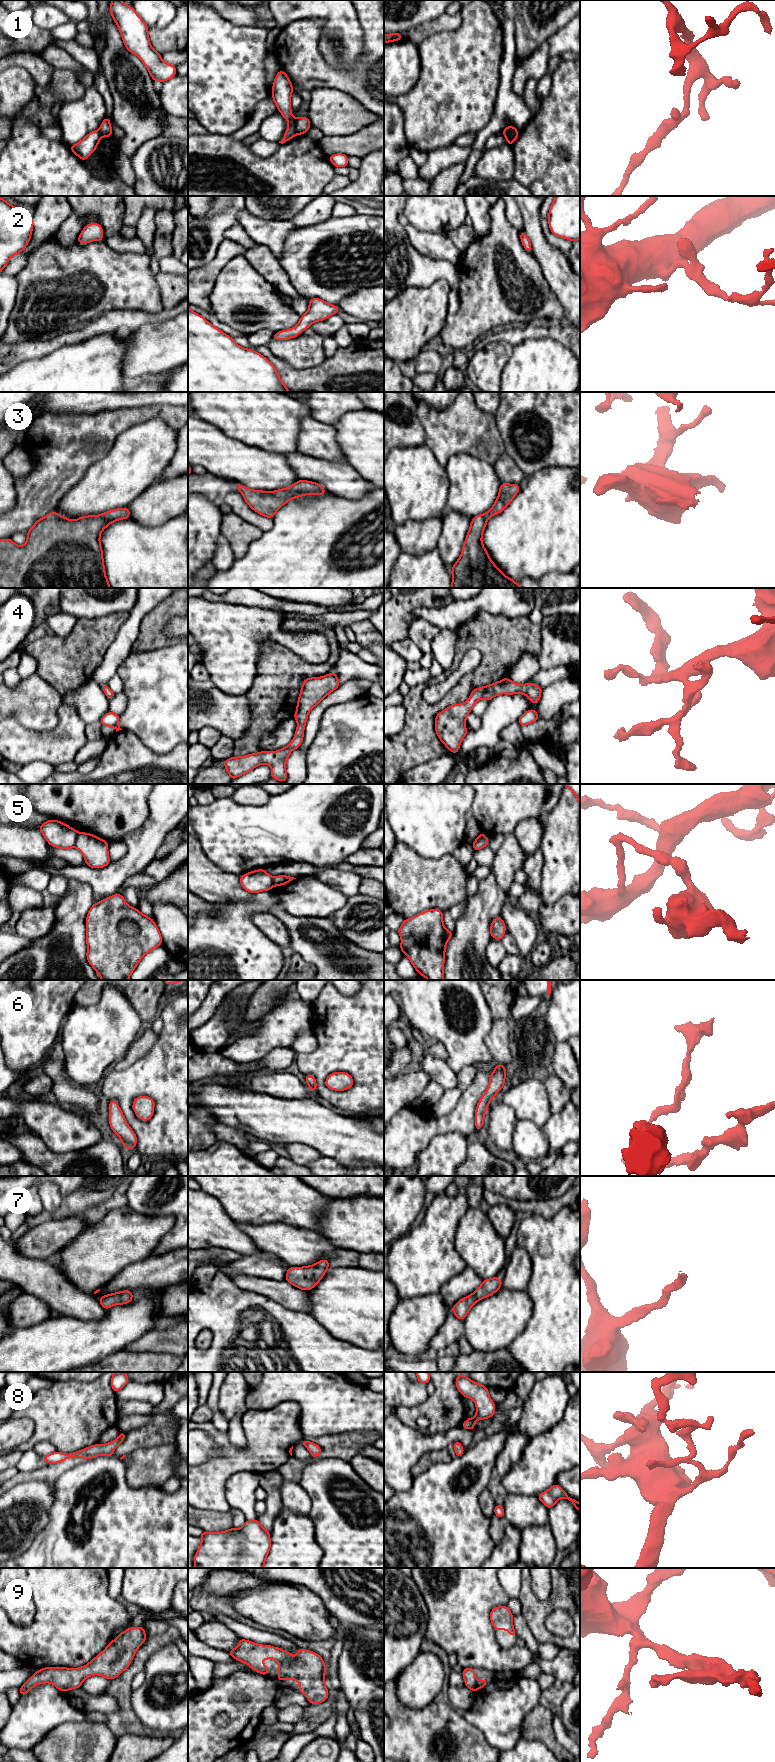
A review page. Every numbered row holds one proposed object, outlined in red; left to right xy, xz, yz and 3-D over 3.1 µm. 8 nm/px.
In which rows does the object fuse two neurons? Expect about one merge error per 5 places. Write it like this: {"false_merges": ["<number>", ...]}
{"false_merges": ["1", "3", "5"]}

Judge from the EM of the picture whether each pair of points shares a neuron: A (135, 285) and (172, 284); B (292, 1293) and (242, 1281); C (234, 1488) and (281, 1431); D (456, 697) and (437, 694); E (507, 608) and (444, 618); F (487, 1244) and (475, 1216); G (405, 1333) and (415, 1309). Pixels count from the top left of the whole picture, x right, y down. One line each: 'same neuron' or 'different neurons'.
A: different neurons
B: same neuron
C: different neurons
D: different neurons
E: same neuron
F: same neuron
G: same neuron

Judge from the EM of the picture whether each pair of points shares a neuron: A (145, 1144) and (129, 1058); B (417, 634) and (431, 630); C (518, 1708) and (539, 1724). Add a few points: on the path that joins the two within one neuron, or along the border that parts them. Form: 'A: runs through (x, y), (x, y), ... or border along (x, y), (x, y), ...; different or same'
A: border along (149, 1051), (126, 1068), (114, 1070); different
B: runs through (420, 632), (428, 631); same
C: border along (538, 1704), (524, 1718), (521, 1737); different

